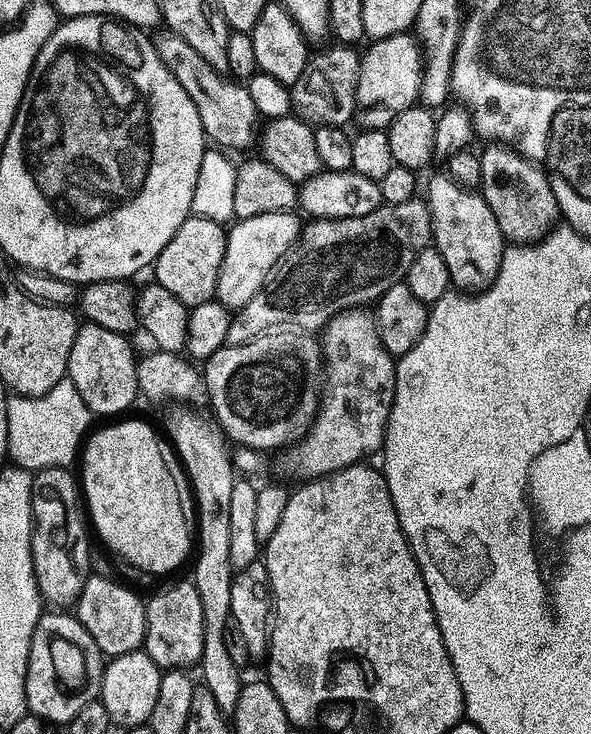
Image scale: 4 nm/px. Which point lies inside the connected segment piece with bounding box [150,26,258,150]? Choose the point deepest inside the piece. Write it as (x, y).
(226, 112)

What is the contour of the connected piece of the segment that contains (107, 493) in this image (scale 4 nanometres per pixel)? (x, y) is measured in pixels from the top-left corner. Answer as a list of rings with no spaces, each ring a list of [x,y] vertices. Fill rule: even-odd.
[[[128,418],[105,423],[108,425],[94,434],[92,432],[83,445],[82,496],[86,501],[86,512],[95,535],[97,532],[122,559],[129,560],[134,567],[141,568],[144,572],[164,576],[167,572],[174,571],[187,558],[188,551],[189,556],[193,551],[194,536],[190,531],[190,520],[189,517],[188,520],[184,517],[180,488],[176,485],[176,476],[172,473],[163,450],[160,449],[160,440],[156,437],[155,430],[144,420],[124,419]]]

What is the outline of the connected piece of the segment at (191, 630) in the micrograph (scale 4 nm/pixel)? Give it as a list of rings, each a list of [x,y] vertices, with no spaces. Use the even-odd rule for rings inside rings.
[[[176,584],[157,596],[147,597],[142,648],[161,670],[188,670],[191,664],[192,667],[199,665],[203,645],[202,598],[198,598],[195,584]]]

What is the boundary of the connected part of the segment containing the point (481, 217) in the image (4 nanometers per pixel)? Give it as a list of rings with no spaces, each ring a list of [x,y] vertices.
[[[441,174],[429,182],[426,202],[434,217],[430,226],[431,235],[434,238],[436,235],[434,247],[446,262],[449,281],[468,294],[487,288],[500,269],[506,239],[484,197],[475,191],[459,188],[447,175]]]

